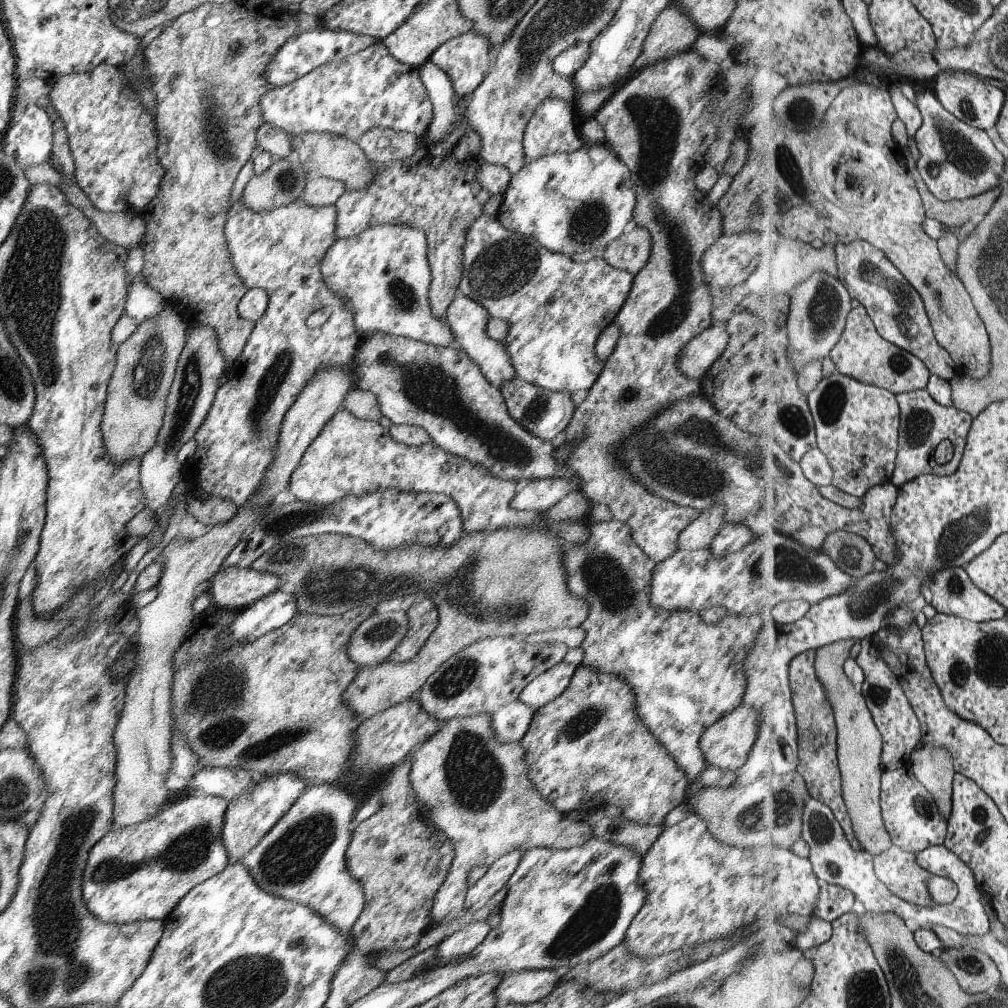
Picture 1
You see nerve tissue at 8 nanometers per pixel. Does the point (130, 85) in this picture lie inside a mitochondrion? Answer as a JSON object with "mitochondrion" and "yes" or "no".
{"mitochondrion":"no"}

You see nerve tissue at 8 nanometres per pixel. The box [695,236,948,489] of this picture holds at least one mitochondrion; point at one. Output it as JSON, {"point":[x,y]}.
{"point":[825,307]}

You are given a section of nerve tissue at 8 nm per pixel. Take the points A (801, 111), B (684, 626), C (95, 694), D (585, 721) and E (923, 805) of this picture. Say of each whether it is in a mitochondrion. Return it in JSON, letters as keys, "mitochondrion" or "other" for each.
{"A":"mitochondrion","B":"other","C":"mitochondrion","D":"mitochondrion","E":"mitochondrion"}

